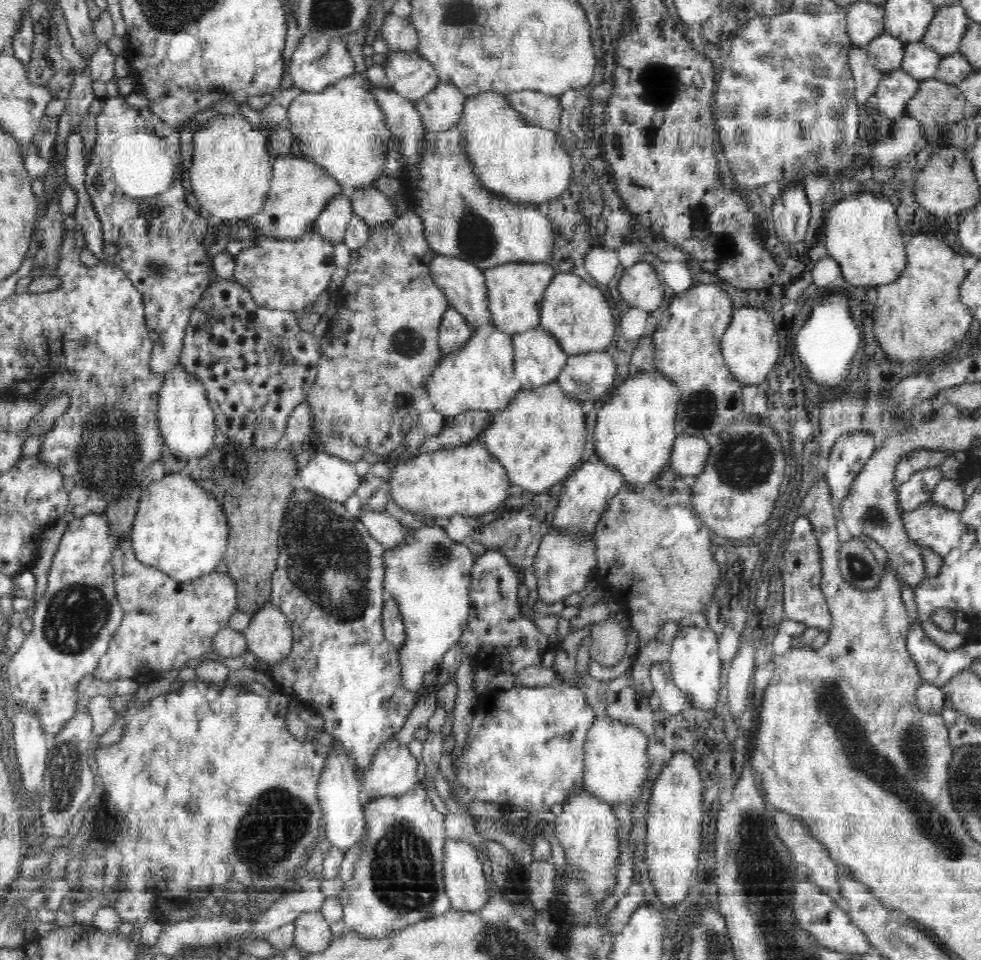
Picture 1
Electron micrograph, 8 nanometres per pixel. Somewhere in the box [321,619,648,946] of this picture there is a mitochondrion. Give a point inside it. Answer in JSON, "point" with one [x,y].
{"point":[402,874]}

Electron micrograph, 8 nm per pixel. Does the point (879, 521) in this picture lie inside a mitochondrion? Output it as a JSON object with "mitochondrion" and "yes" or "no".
{"mitochondrion":"yes"}

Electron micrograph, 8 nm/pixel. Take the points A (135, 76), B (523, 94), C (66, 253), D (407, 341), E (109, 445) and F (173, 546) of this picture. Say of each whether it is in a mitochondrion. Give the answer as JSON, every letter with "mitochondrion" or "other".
{"A":"other","B":"other","C":"other","D":"mitochondrion","E":"mitochondrion","F":"other"}

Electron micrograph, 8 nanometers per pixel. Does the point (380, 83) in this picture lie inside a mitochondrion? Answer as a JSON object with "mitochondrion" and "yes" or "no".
{"mitochondrion":"no"}

